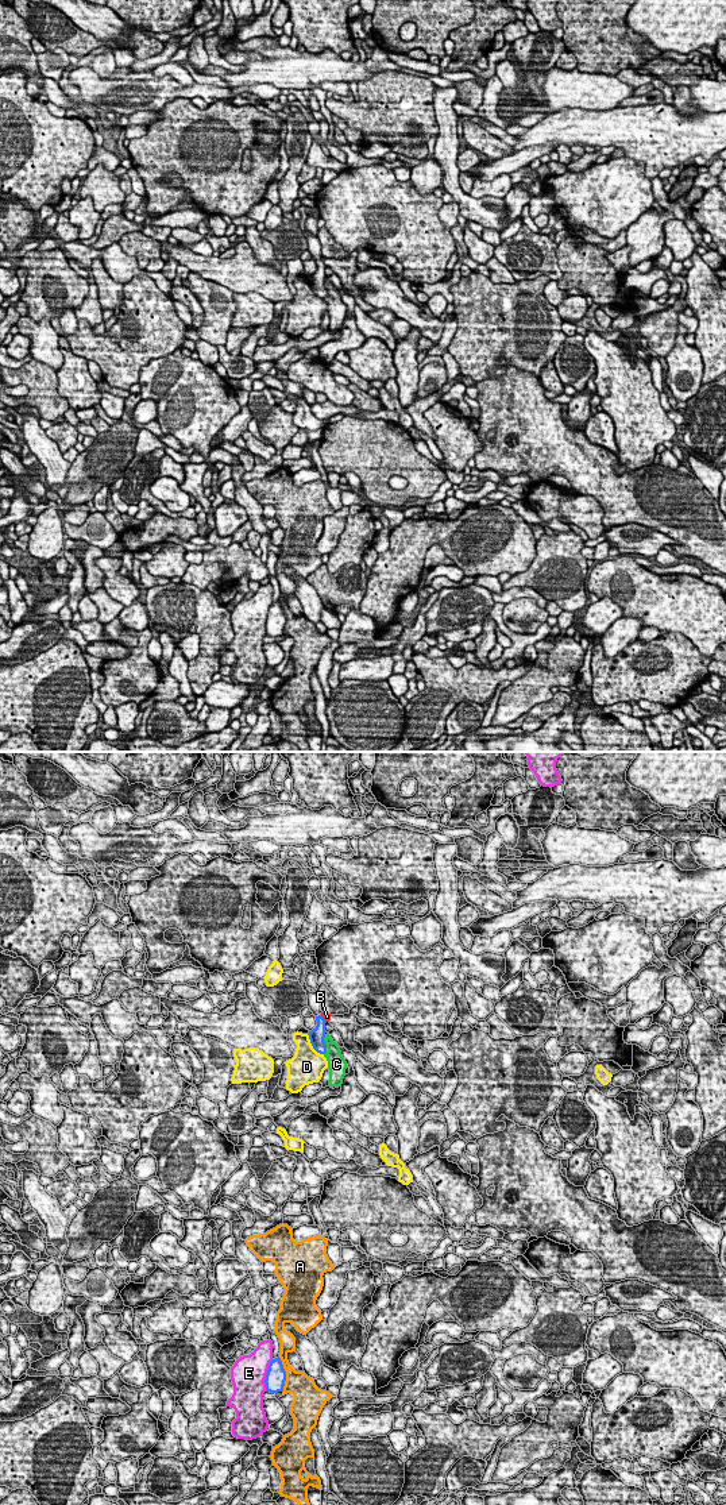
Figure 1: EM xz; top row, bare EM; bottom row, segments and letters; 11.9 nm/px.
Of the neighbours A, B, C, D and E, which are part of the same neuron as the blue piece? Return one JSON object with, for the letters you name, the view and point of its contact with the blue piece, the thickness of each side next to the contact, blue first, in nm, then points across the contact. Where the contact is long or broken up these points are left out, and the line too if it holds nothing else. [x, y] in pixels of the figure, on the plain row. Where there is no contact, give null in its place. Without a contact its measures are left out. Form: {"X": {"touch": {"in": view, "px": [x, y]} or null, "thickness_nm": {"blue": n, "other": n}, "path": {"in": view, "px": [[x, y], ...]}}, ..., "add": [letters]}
{"add": []}

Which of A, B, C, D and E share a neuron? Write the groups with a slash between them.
A / B / C / D / E

